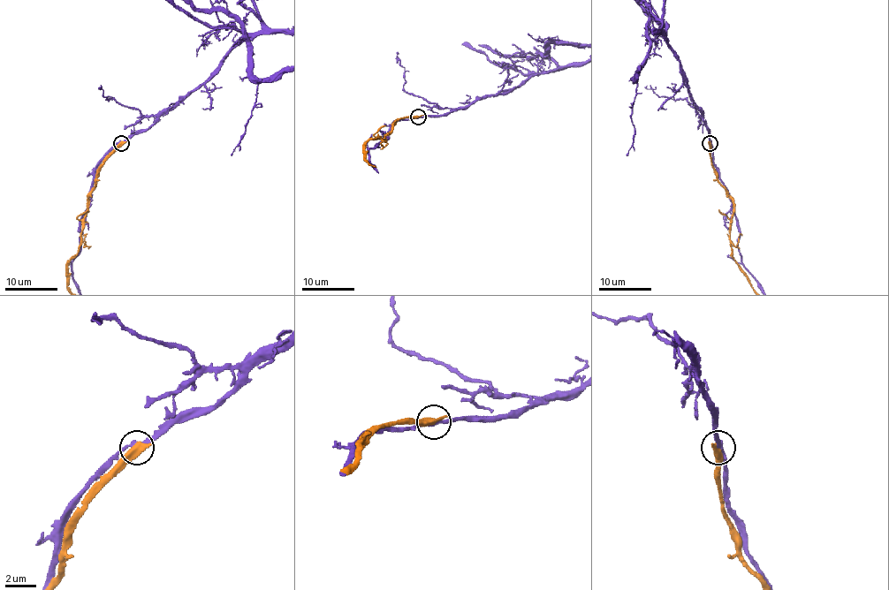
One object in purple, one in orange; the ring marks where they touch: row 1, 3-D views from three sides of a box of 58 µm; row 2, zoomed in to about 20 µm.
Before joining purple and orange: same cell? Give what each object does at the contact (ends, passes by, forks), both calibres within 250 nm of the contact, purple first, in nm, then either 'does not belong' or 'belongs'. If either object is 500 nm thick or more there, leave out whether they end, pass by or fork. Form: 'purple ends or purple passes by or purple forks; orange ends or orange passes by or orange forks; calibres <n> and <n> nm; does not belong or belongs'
calibres 240 and 500 nm; does not belong

